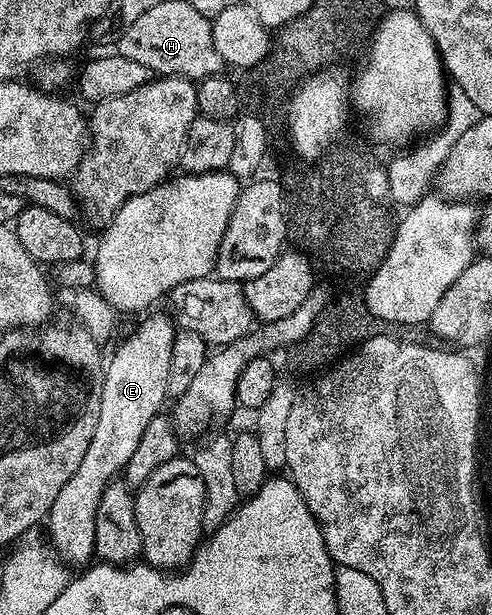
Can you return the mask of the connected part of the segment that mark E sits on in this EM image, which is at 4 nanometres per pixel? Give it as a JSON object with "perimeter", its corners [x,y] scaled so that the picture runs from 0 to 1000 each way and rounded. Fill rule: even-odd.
{"perimeter":[[[297,511],[287,527],[248,554],[230,579],[220,579],[211,598],[209,647],[201,652],[201,686],[193,689],[193,711],[185,711],[185,724],[177,724],[177,737],[169,737],[169,750],[161,750],[161,763],[144,769],[136,789],[120,795],[120,808],[112,808],[112,821],[104,821],[96,839],[100,850],[100,876],[108,881],[106,894],[118,909],[134,917],[165,915],[173,919],[191,907],[193,893],[193,834],[201,834],[201,815],[209,808],[209,795],[232,784],[252,767],[258,750],[274,738],[283,724],[283,711],[307,686],[307,678],[329,673],[327,662],[339,654],[339,607],[348,607],[348,561],[356,554],[362,533],[341,511]]]}

